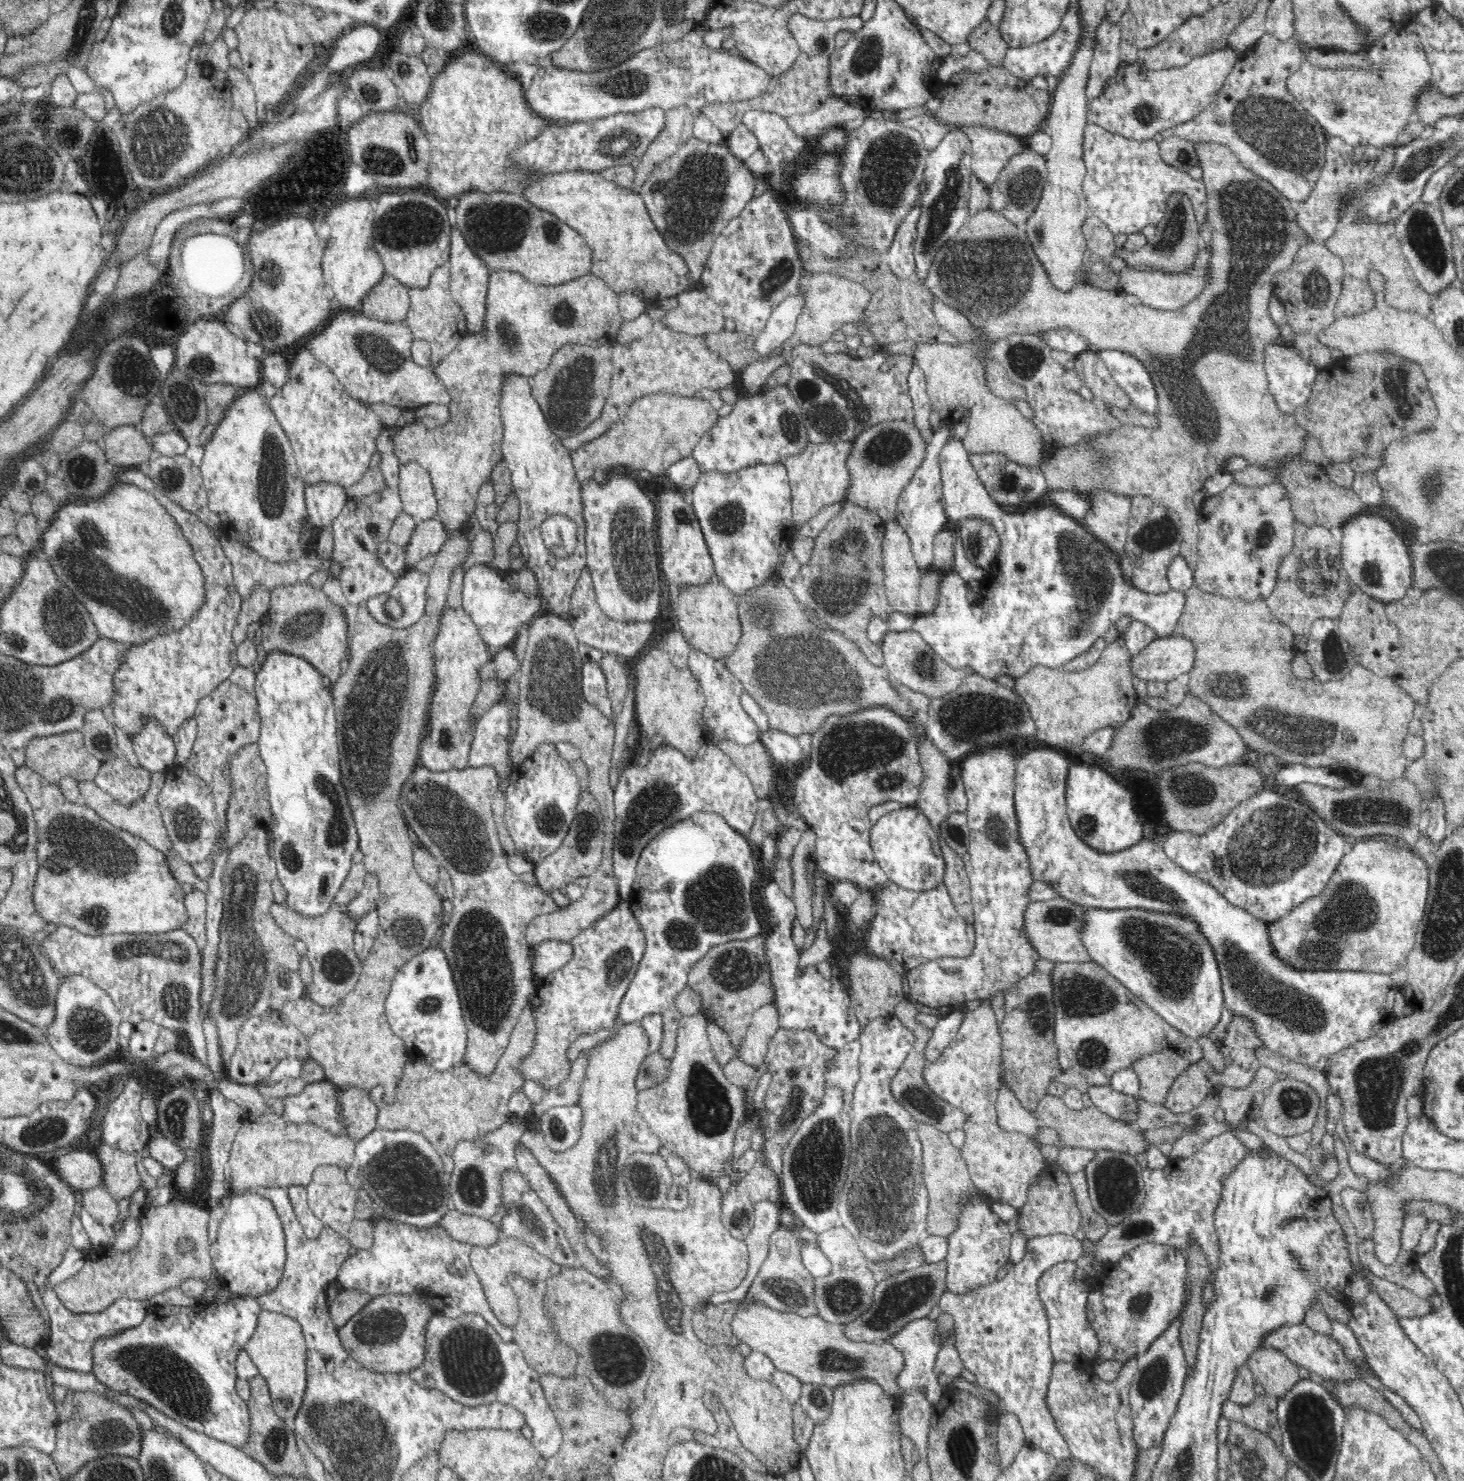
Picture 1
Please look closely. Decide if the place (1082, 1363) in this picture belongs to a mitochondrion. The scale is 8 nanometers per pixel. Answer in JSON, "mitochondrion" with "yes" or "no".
{"mitochondrion":"no"}

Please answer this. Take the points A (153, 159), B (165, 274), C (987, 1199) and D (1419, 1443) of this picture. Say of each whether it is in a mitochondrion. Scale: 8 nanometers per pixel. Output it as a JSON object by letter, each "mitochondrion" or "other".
{"A":"mitochondrion","B":"other","C":"other","D":"other"}

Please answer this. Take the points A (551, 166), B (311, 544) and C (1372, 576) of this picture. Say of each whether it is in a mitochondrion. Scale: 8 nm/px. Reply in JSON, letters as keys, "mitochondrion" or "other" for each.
{"A":"other","B":"other","C":"mitochondrion"}

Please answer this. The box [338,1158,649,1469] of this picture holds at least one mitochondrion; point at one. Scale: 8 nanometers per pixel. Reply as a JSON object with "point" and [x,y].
{"point":[473,1364]}

